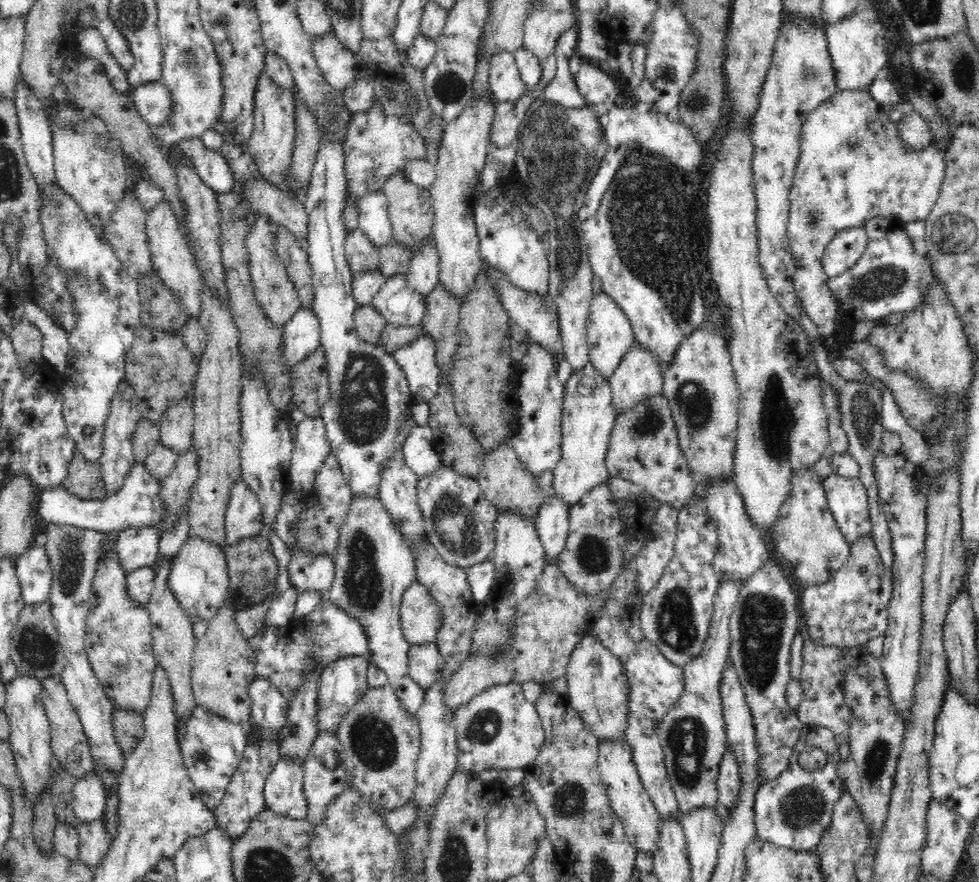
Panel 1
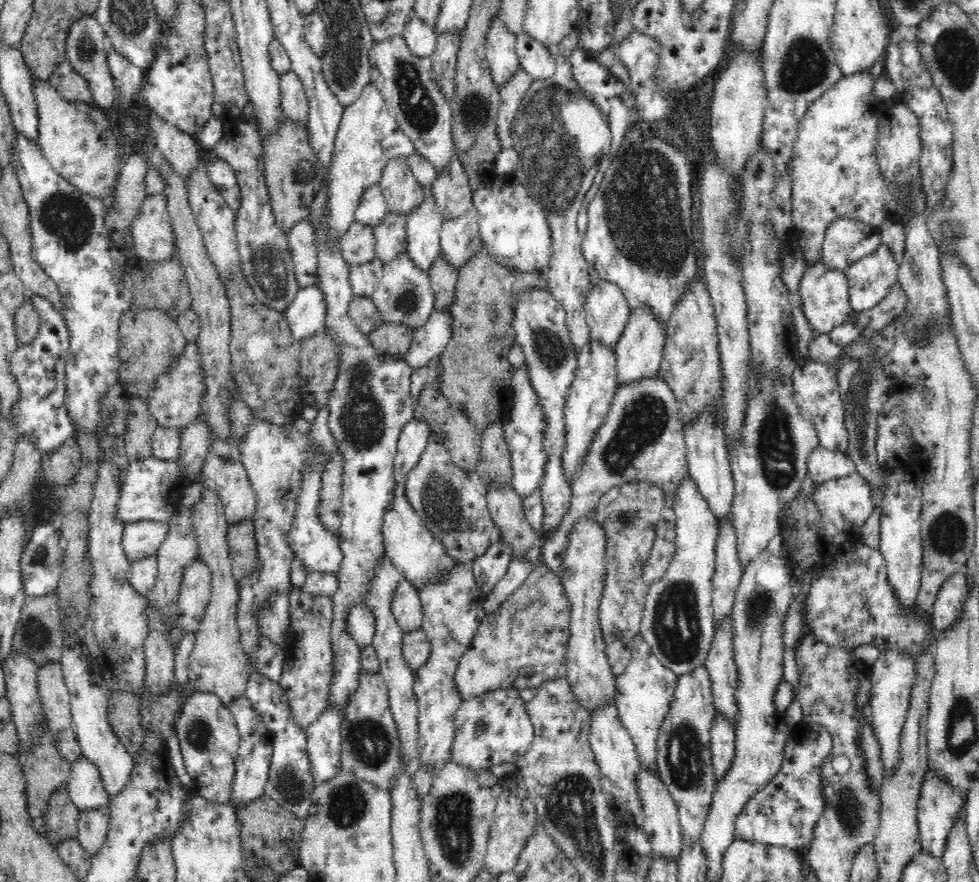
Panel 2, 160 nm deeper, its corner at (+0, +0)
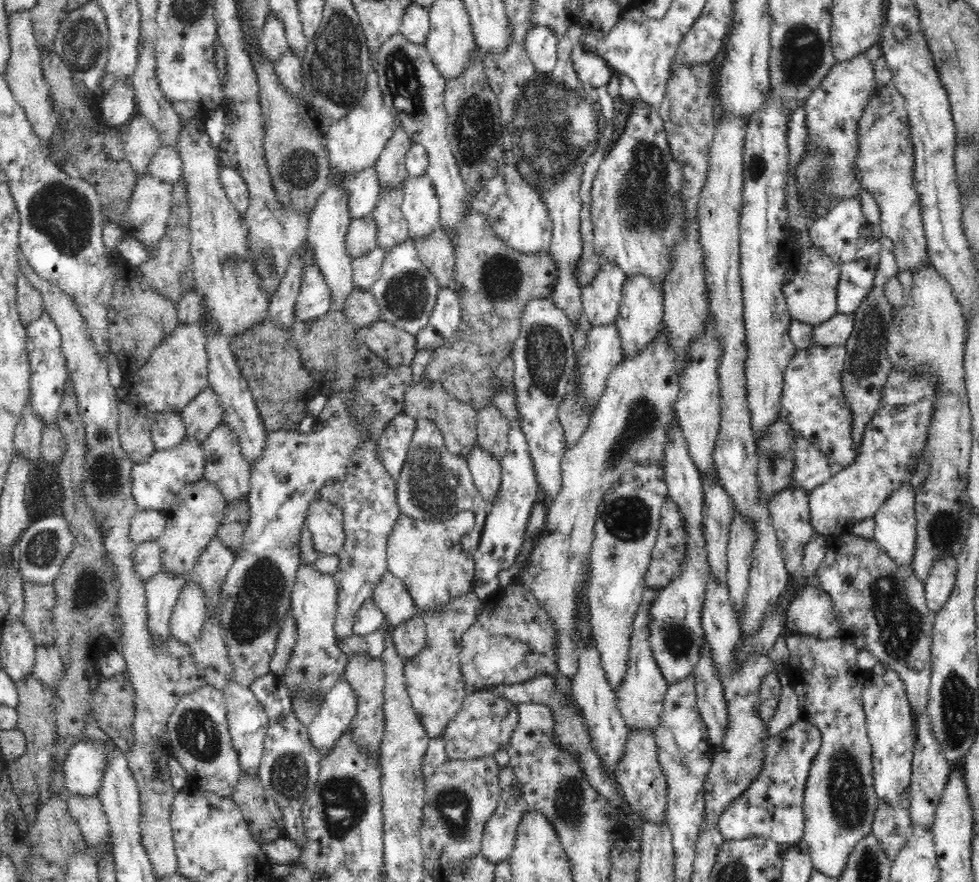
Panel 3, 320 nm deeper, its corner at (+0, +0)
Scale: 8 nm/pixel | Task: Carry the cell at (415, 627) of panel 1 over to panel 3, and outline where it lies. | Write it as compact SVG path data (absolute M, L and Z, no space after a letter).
M389 571L380 578L372 591L372 599L385 614L385 620L393 627L417 614L411 594L404 582Z

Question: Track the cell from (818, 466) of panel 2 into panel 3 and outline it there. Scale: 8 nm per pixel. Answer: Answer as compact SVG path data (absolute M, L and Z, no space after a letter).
M798 435L794 442L794 470L791 477L793 488L802 489L809 494L818 485L836 476L843 468L822 453L822 450Z

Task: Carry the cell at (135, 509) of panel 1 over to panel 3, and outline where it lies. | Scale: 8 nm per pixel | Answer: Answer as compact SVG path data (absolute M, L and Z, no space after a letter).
M184 438L180 446L172 450L158 450L145 462L134 463L132 470L132 493L140 510L162 511L174 502L183 486L202 480L205 472L205 455L196 438Z

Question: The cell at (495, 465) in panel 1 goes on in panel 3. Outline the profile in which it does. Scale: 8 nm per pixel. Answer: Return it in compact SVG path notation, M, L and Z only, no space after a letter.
M492 402L477 410L477 443L498 461L506 456L511 430L508 419Z

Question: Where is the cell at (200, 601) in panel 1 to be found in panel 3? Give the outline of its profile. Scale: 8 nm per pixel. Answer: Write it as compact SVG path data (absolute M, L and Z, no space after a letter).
M186 582L169 618L172 638L184 645L192 645L198 639L205 624L206 597L199 584Z

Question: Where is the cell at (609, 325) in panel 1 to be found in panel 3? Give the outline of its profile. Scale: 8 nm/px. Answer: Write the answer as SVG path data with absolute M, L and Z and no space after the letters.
M601 259L593 281L581 288L583 311L591 325L615 322L626 279L626 273L618 265Z

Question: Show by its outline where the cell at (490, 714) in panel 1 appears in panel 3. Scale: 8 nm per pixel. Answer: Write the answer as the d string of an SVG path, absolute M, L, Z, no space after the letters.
M482 689L468 694L458 715L447 724L443 734L447 758L464 760L492 755L500 750L507 752L509 738L518 721L517 706L495 692Z

